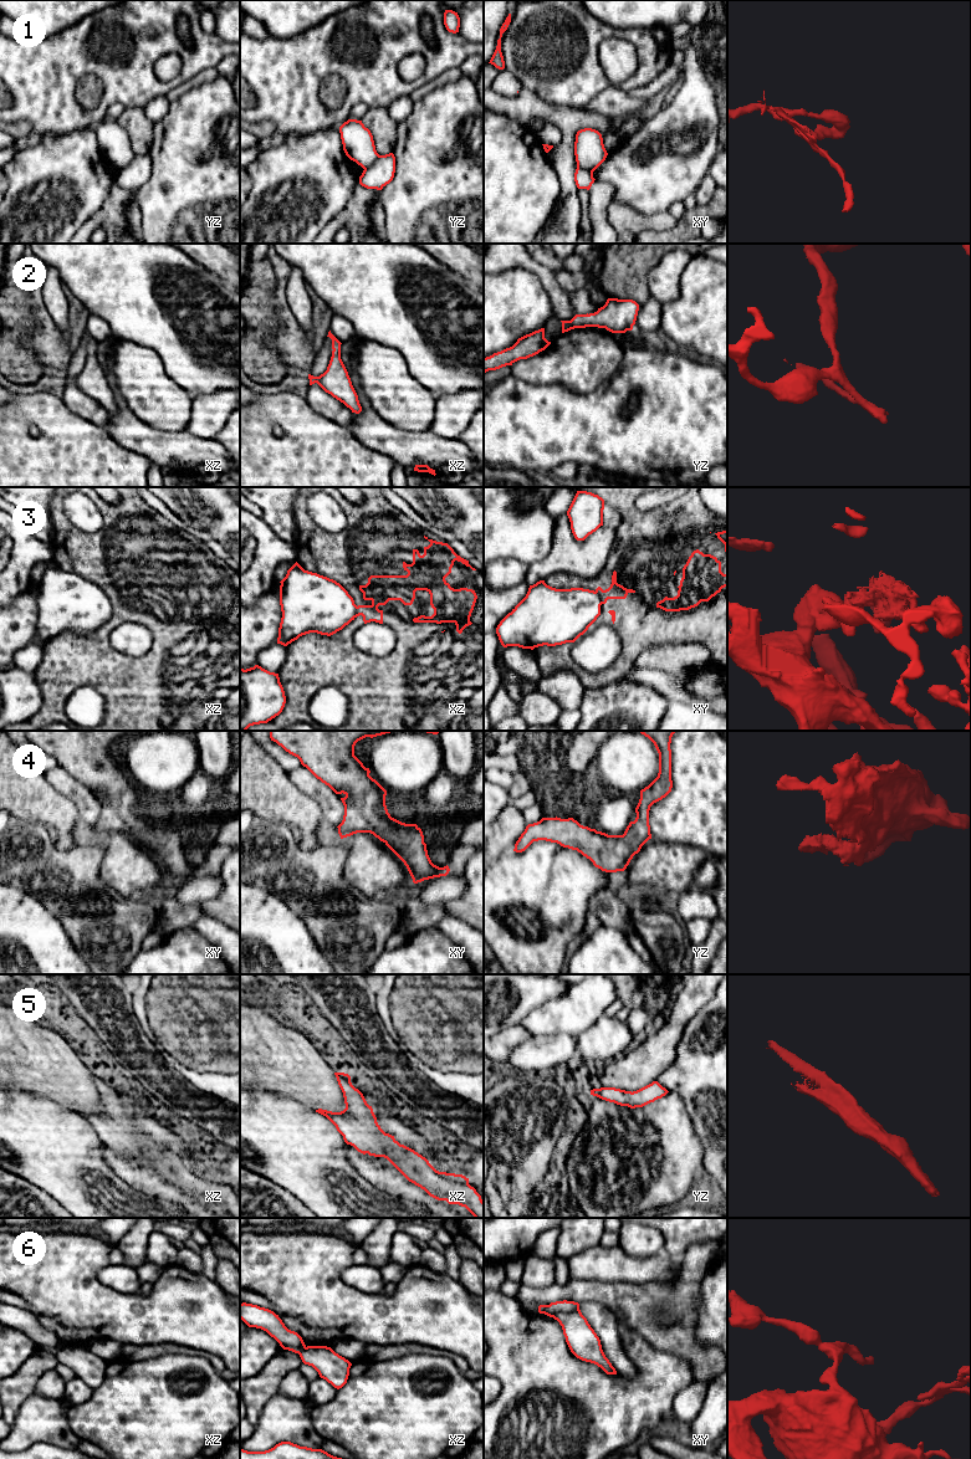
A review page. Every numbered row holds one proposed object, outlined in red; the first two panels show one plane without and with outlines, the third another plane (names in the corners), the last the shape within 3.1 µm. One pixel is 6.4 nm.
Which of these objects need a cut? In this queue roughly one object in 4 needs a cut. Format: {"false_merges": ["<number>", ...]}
{"false_merges": ["1", "3", "6"]}

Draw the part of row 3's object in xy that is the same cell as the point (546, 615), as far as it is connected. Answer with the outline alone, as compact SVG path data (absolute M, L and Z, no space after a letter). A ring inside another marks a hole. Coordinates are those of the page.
M540 580L497 625L504 647L531 649L574 643L601 615L601 597L589 589L556 589Z

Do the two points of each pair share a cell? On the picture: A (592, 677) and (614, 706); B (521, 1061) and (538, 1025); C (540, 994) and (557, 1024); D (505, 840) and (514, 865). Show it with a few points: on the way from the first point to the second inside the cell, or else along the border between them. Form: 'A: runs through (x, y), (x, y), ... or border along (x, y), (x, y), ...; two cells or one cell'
A: border along (602, 686), (584, 690); two cells
B: border along (561, 1033), (536, 1034), (532, 1037); two cells
C: border along (570, 987), (558, 997), (533, 1008), (521, 1020); two cells
D: border along (512, 850), (505, 851), (496, 861); two cells

